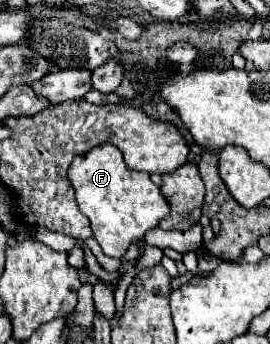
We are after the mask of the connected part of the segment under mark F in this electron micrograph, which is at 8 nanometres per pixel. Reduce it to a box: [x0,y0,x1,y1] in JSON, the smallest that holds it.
[68,143,170,259]

